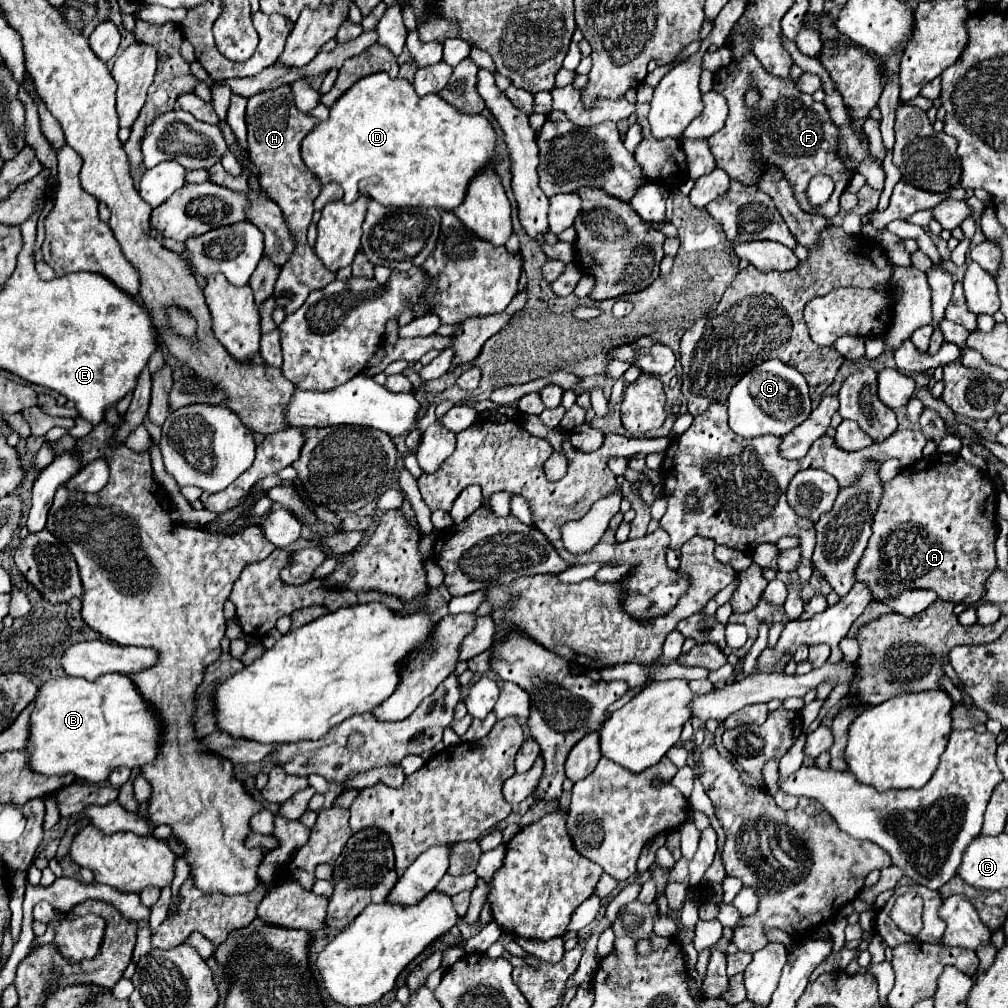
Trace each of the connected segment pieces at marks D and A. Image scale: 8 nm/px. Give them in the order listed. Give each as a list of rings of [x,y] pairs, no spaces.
[[[387,73],[361,77],[349,87],[331,107],[329,119],[321,121],[301,145],[301,157],[313,175],[327,183],[339,183],[345,191],[343,201],[353,203],[359,199],[359,181],[377,177],[379,183],[365,187],[367,197],[393,207],[435,207],[439,211],[453,211],[461,205],[467,185],[473,175],[487,163],[495,163],[495,131],[483,115],[465,115],[453,109],[437,95],[417,97],[407,79],[391,79]]]
[[[961,455],[923,457],[905,467],[895,479],[885,483],[885,493],[873,521],[873,535],[857,567],[857,581],[865,581],[875,601],[895,597],[905,589],[933,589],[939,599],[959,603],[977,603],[985,597],[985,581],[995,571],[995,539],[997,527],[997,487],[995,481],[971,467]]]

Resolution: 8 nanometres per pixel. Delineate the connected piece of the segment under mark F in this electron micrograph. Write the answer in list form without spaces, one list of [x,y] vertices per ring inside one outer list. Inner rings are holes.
[[[747,53],[741,57],[741,61],[729,63],[725,69],[719,69],[713,79],[713,91],[721,93],[727,103],[729,103],[729,117],[725,127],[711,135],[707,139],[711,153],[717,161],[717,167],[729,173],[731,179],[741,181],[743,185],[757,185],[761,179],[761,169],[763,165],[777,165],[785,173],[785,179],[793,185],[793,195],[797,197],[797,203],[805,213],[817,213],[827,219],[837,215],[839,211],[839,197],[849,185],[849,179],[853,177],[845,161],[837,155],[837,139],[839,131],[837,125],[831,123],[827,107],[823,103],[815,103],[811,95],[801,93],[791,77],[773,77],[771,75],[771,117],[761,117],[759,109],[749,109],[745,105],[745,93],[747,89],[755,87],[761,95],[765,93],[765,81],[767,81],[767,71],[763,69],[761,63],[755,63],[757,59]],[[745,59],[749,63],[745,63]],[[783,103],[783,115],[777,113],[777,105]],[[783,131],[783,133],[781,133]],[[815,175],[829,175],[835,183],[833,197],[821,207],[811,207],[805,189],[811,177]]]

